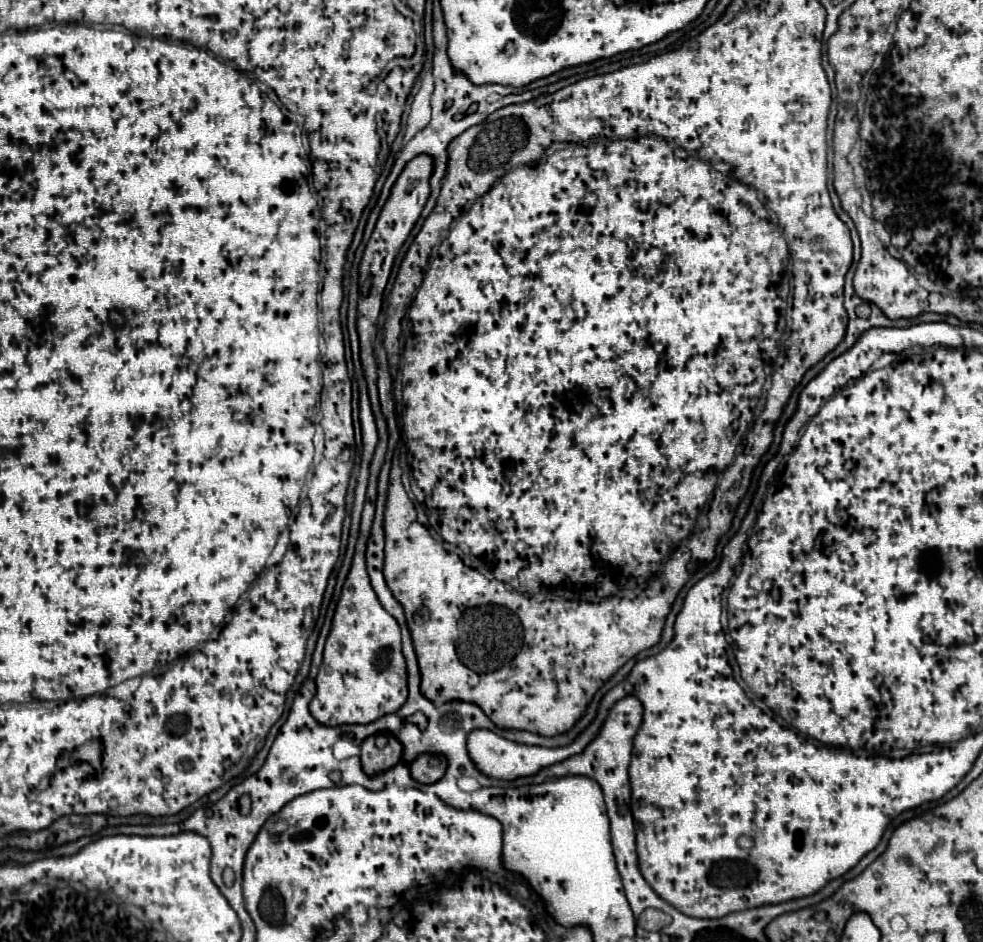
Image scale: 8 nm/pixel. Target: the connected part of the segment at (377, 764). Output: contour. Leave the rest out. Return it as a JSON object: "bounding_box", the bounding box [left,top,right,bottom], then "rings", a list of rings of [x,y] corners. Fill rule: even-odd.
{"bounding_box":[361,736,403,776],"rings":[[[369,736],[363,744],[361,744],[361,764],[363,764],[363,772],[373,776],[379,772],[385,772],[389,768],[393,768],[403,754],[403,746],[395,736],[387,738],[387,744],[383,748],[377,746],[375,736]]]}

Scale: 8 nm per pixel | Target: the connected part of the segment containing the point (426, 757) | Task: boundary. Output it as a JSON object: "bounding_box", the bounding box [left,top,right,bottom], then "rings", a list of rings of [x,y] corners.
{"bounding_box":[411,754,447,784],"rings":[[[421,754],[411,762],[411,776],[421,784],[433,784],[443,778],[447,758],[443,754]]]}

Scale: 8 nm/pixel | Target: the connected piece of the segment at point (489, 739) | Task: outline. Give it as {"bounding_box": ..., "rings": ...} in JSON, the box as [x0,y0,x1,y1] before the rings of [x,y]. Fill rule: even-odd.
{"bounding_box":[467,722,599,780],"rings":[[[591,722],[579,736],[575,742],[567,744],[567,746],[561,746],[561,748],[543,748],[543,746],[527,746],[527,744],[517,744],[517,742],[511,742],[503,736],[497,736],[495,732],[491,730],[485,730],[485,728],[479,728],[479,730],[473,730],[467,734],[467,750],[469,750],[469,756],[471,760],[475,762],[475,766],[491,776],[491,778],[499,778],[499,780],[515,780],[515,778],[521,778],[521,776],[531,776],[535,772],[539,772],[541,768],[545,766],[551,766],[553,762],[561,762],[573,754],[579,754],[597,734],[599,730],[599,722]]]}

